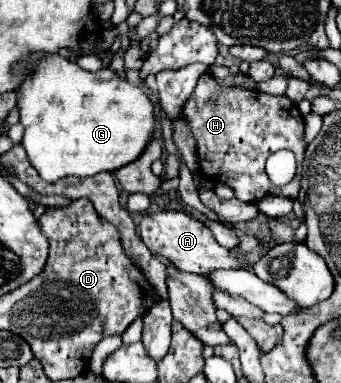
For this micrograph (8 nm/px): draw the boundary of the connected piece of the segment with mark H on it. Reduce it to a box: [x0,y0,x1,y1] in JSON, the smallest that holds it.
[184,72,306,202]

